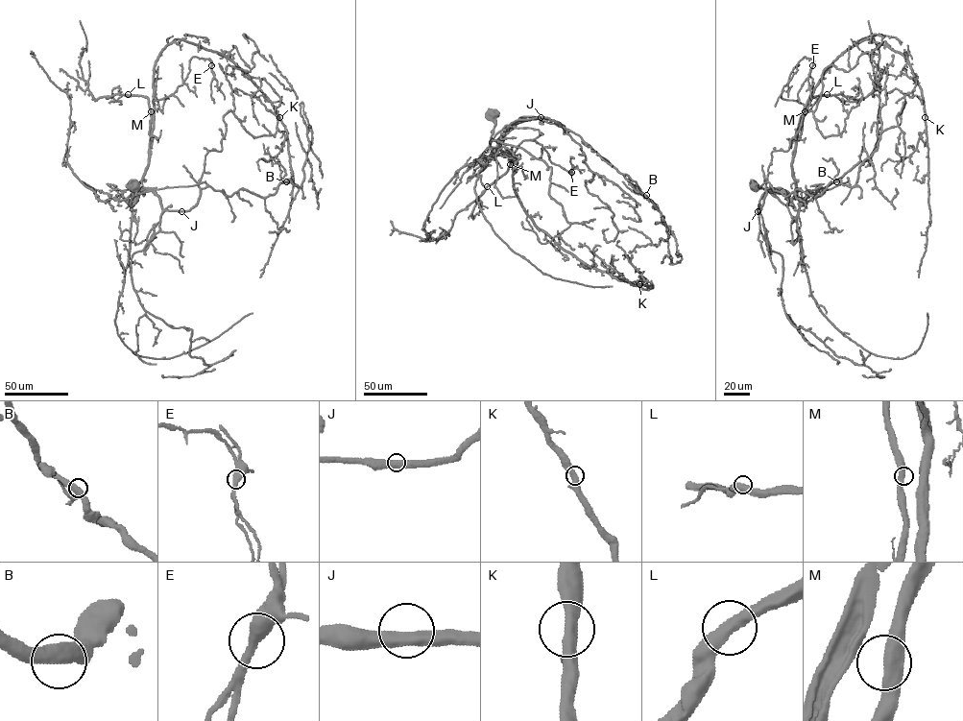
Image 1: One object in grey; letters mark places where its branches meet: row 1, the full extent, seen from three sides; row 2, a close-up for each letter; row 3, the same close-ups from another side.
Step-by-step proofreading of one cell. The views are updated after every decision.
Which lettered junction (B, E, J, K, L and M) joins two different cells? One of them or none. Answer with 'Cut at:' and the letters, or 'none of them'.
Cut at: none of them

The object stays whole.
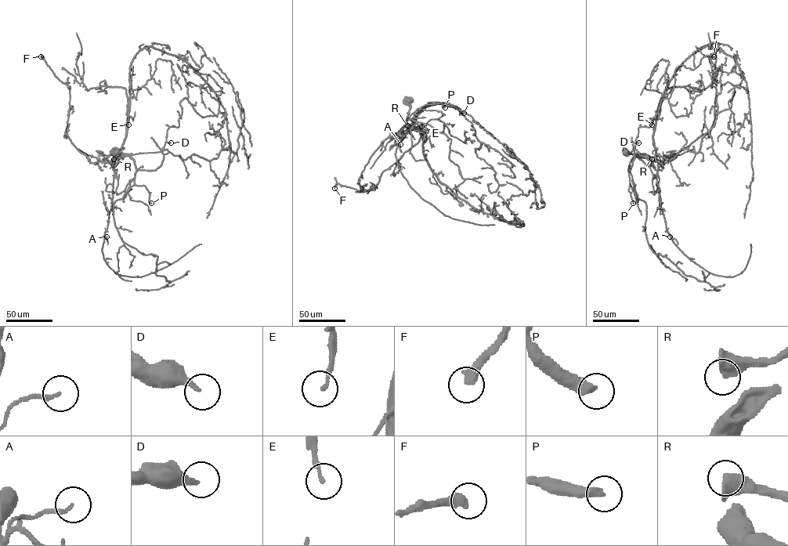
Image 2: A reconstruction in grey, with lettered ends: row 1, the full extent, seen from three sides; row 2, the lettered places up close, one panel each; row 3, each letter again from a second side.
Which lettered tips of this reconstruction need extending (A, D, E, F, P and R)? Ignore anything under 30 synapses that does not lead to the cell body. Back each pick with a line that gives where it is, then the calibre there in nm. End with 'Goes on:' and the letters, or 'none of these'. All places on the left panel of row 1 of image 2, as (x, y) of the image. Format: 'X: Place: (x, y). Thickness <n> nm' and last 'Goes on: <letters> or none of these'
D: Place: (171, 142). Thickness 260 nm
P: Place: (151, 203). Thickness 400 nm
R: Place: (113, 159). Thickness 650 nm
Goes on: D, P, R

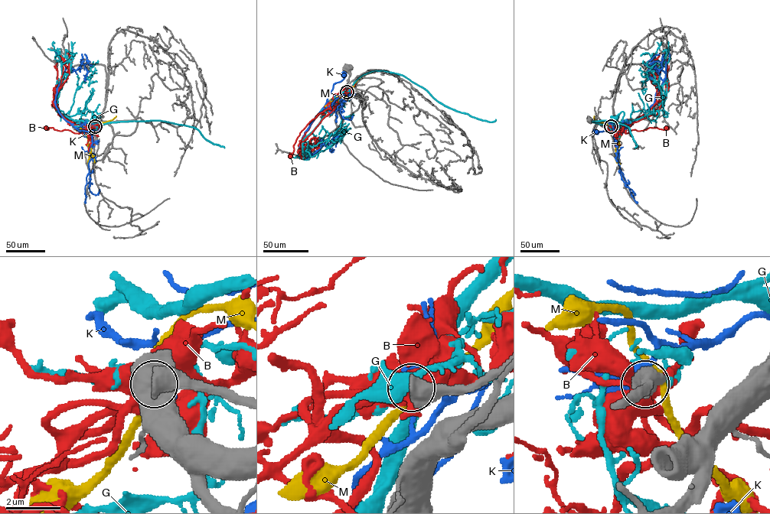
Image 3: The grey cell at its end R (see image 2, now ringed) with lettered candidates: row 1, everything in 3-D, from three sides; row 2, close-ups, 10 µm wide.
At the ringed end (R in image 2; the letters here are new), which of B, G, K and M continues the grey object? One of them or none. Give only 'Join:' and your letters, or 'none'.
Join: none

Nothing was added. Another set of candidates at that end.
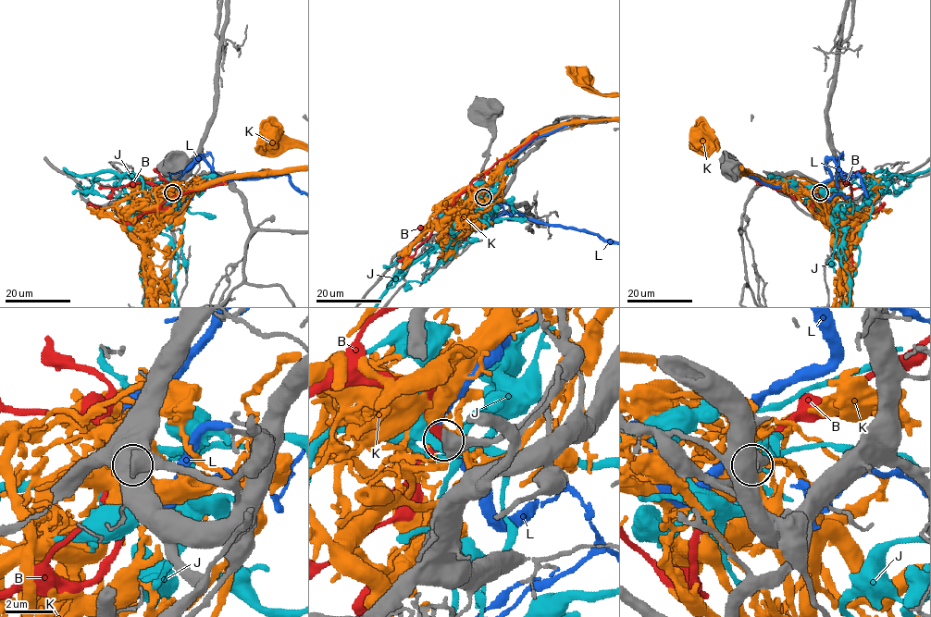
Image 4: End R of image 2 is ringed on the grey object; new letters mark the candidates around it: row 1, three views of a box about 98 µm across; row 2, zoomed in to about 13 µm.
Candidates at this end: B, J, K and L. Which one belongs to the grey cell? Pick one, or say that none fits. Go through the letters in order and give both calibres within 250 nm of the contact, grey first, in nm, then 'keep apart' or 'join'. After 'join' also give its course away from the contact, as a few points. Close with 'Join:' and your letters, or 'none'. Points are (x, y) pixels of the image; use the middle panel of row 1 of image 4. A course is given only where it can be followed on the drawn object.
B: calibres 750 and 460 nm; join
J: calibres 750 and 280 nm; keep apart
K: calibres 800 and 280 nm; keep apart
L: calibres 650 and 360 nm; keep apart
Join: B

